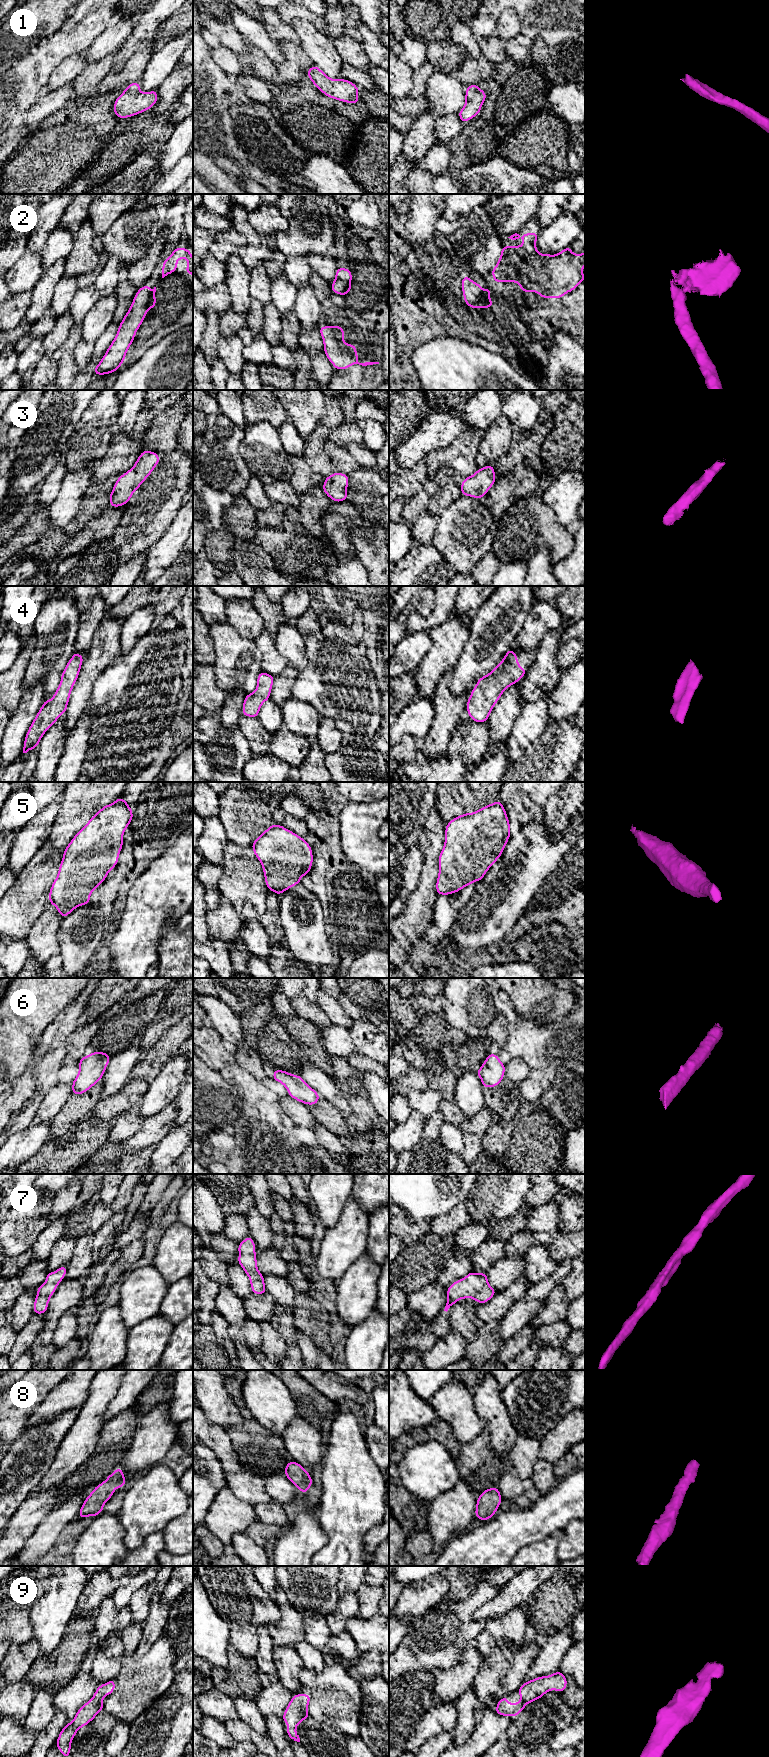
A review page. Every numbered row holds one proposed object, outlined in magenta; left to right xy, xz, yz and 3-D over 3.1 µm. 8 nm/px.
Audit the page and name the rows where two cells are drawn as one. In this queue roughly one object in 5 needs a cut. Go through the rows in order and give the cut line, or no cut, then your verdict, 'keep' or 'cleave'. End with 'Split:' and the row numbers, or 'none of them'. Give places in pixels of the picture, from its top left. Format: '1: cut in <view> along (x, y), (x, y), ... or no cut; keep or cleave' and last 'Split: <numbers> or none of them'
1: no cut; keep
2: cut in xy along (151, 291), (148, 297), (147, 308); cleave
3: no cut; keep
4: no cut; keep
5: no cut; keep
6: no cut; keep
7: no cut; keep
8: no cut; keep
9: no cut; keep
Split: 2

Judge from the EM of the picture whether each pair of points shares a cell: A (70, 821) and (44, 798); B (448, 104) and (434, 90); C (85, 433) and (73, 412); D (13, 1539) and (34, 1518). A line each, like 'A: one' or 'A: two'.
A: two
B: one
C: two
D: one

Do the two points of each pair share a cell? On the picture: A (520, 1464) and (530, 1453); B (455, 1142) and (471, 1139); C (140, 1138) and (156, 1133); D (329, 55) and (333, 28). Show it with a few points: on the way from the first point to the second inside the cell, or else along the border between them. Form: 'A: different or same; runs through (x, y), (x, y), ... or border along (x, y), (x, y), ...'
A: same; runs through (522, 1461), (527, 1456)
B: different; border along (464, 1136), (464, 1149), (460, 1153)
C: same; runs through (144, 1138), (152, 1133)
D: different; border along (322, 32), (332, 40)

